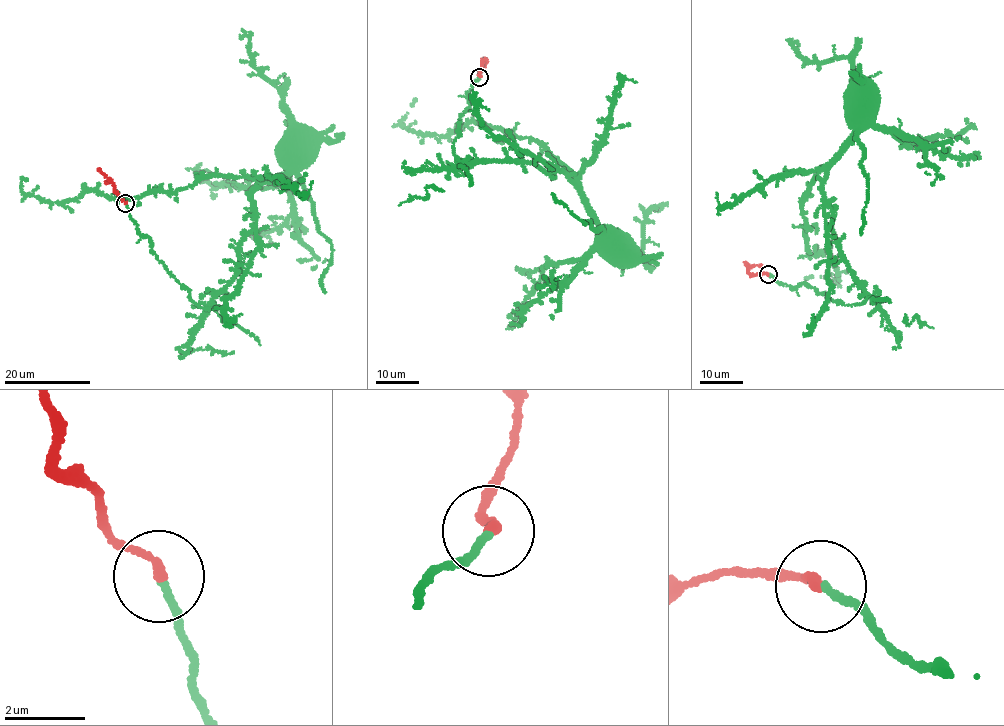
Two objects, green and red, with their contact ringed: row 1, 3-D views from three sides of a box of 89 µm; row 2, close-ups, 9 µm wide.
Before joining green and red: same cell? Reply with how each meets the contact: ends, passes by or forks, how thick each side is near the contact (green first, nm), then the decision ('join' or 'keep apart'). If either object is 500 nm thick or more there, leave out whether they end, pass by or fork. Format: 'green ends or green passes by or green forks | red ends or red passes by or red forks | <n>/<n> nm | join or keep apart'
green ends | red ends | 180/220 nm | join

